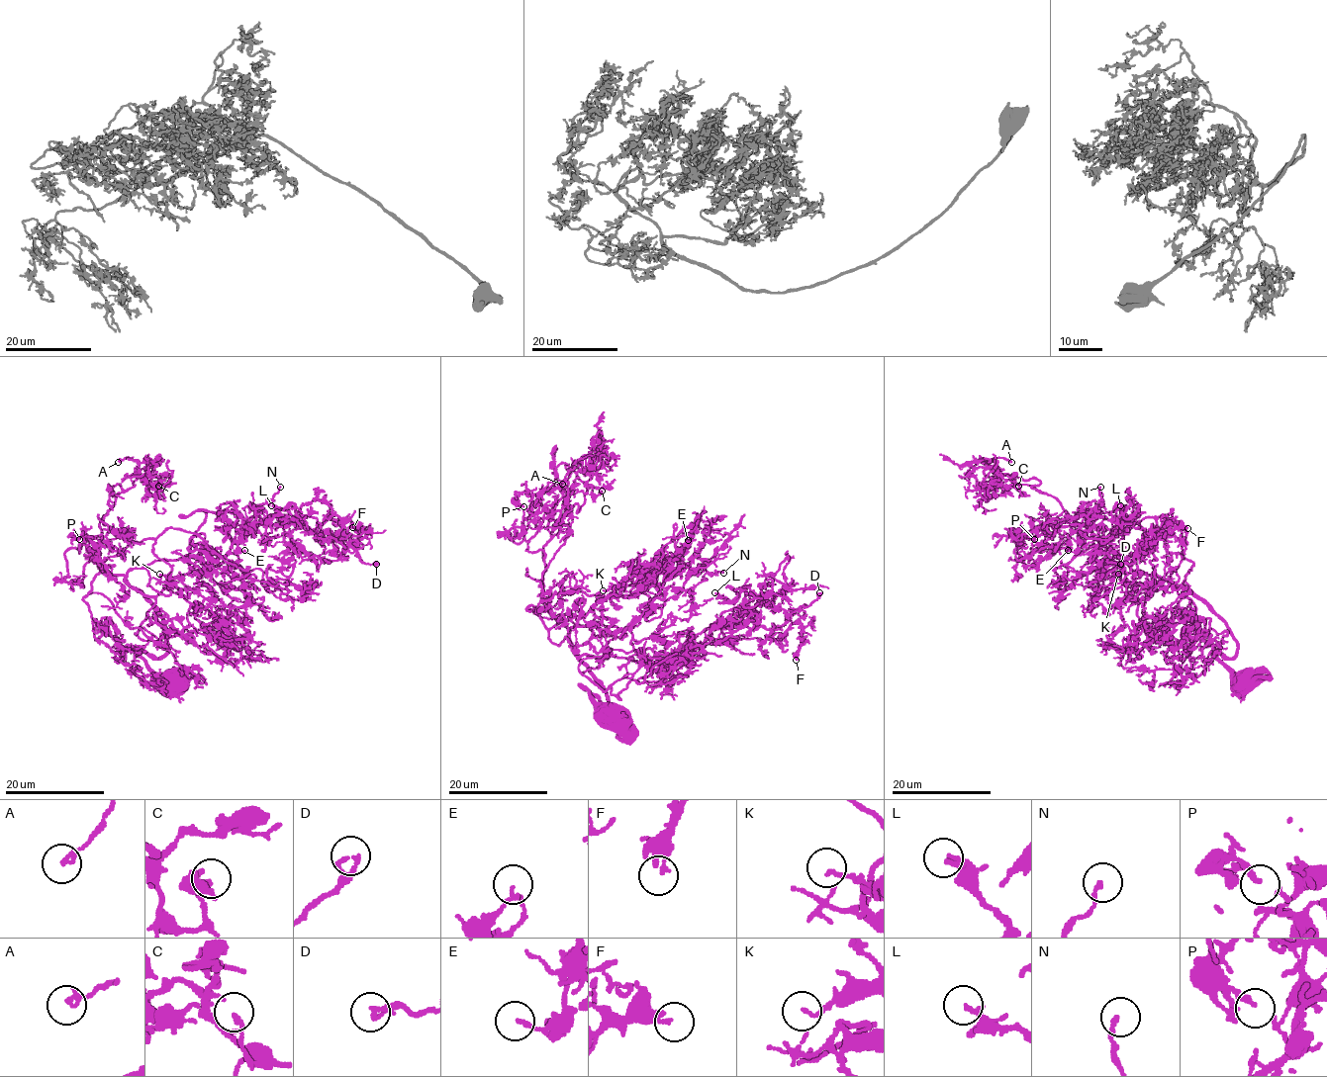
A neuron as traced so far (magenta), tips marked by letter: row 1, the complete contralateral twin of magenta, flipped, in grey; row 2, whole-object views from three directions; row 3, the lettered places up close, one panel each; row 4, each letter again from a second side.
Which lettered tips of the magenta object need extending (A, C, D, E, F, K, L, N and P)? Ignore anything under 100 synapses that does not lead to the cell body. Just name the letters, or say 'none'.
none

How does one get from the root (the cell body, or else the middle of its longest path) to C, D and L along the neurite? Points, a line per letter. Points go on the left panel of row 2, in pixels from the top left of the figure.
C: (167, 678), (141, 656), (165, 652), (162, 615), (100, 568), (115, 497), (137, 478), (158, 486)
D: (167, 678), (141, 656), (160, 658), (167, 639), (137, 589), (218, 567), (279, 510), (376, 564)
L: (167, 678), (141, 656), (160, 658), (167, 639), (137, 589), (218, 567), (279, 510), (302, 521), (271, 505)

